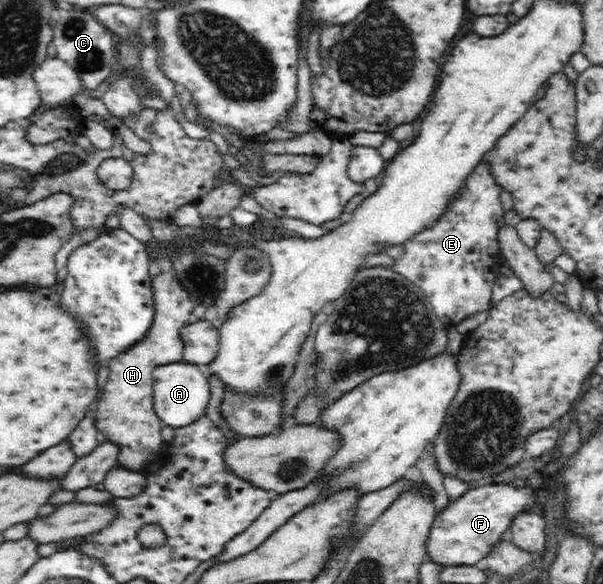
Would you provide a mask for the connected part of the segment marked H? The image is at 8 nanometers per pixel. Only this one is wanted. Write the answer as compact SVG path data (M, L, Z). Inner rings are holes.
M164 272L152 280L154 299L154 320L149 332L142 340L132 348L126 349L118 357L114 357L109 363L109 374L106 384L102 389L98 402L92 408L93 417L96 419L97 429L105 437L105 442L118 446L118 465L131 471L143 472L144 468L154 460L157 452L164 446L163 422L155 413L153 407L153 370L158 366L182 361L182 350L185 348L181 339L181 329L188 325L190 312L194 308L192 296L188 288L182 284L180 277L174 278L172 272Z

